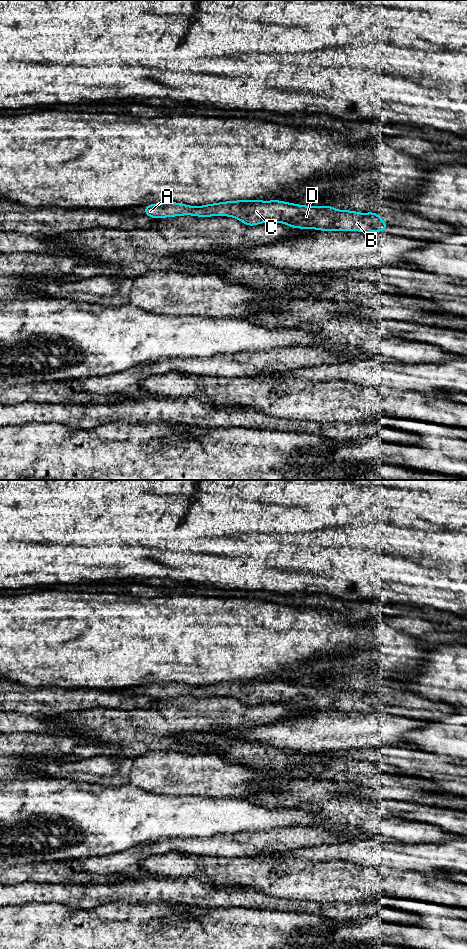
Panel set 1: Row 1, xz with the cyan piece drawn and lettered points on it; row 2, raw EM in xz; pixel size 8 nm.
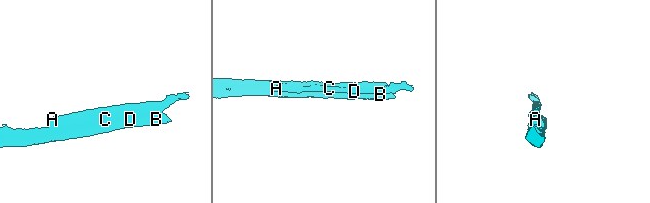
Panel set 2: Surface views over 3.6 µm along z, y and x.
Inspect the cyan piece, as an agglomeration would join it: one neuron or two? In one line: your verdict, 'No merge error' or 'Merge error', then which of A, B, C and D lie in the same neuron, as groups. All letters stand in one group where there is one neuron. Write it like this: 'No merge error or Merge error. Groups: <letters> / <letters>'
Merge error. Groups: A / B C D

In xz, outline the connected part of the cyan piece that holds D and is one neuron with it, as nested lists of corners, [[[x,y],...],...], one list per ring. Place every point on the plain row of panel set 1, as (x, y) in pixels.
[[[275,679],[224,681],[202,686],[218,689],[223,696],[236,698],[246,706],[269,702],[297,709],[361,713],[386,712],[389,706],[377,692],[361,693],[339,690],[330,685],[307,686]]]

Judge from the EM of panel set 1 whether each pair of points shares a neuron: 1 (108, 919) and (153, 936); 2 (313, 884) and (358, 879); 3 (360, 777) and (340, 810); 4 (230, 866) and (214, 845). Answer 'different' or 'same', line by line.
1: same
2: same
3: different
4: different

